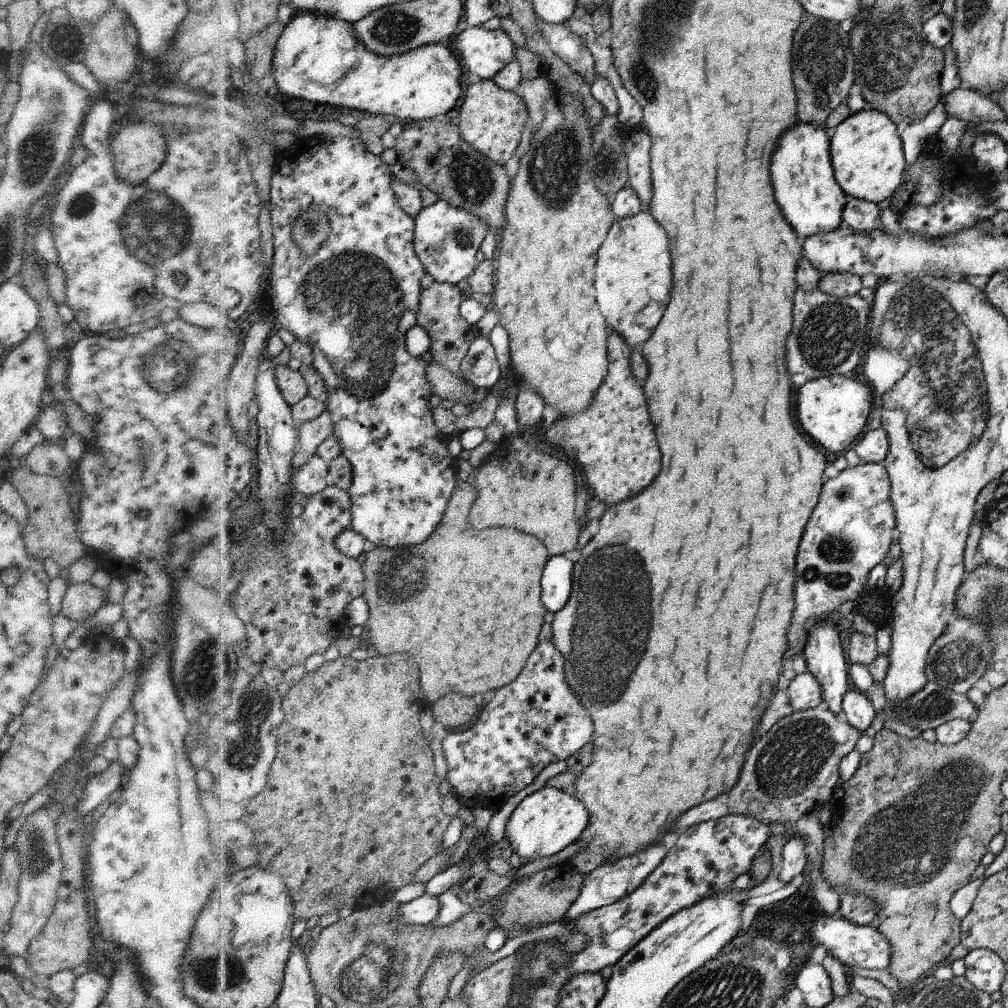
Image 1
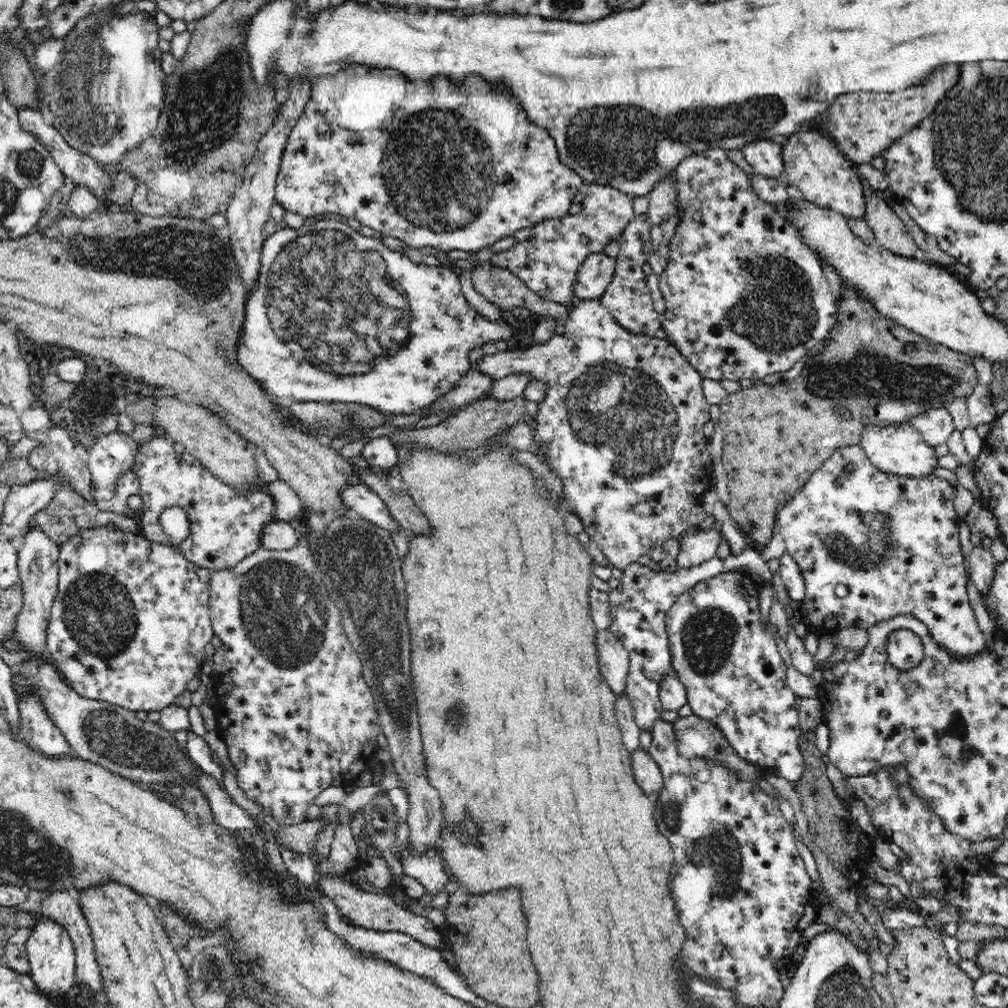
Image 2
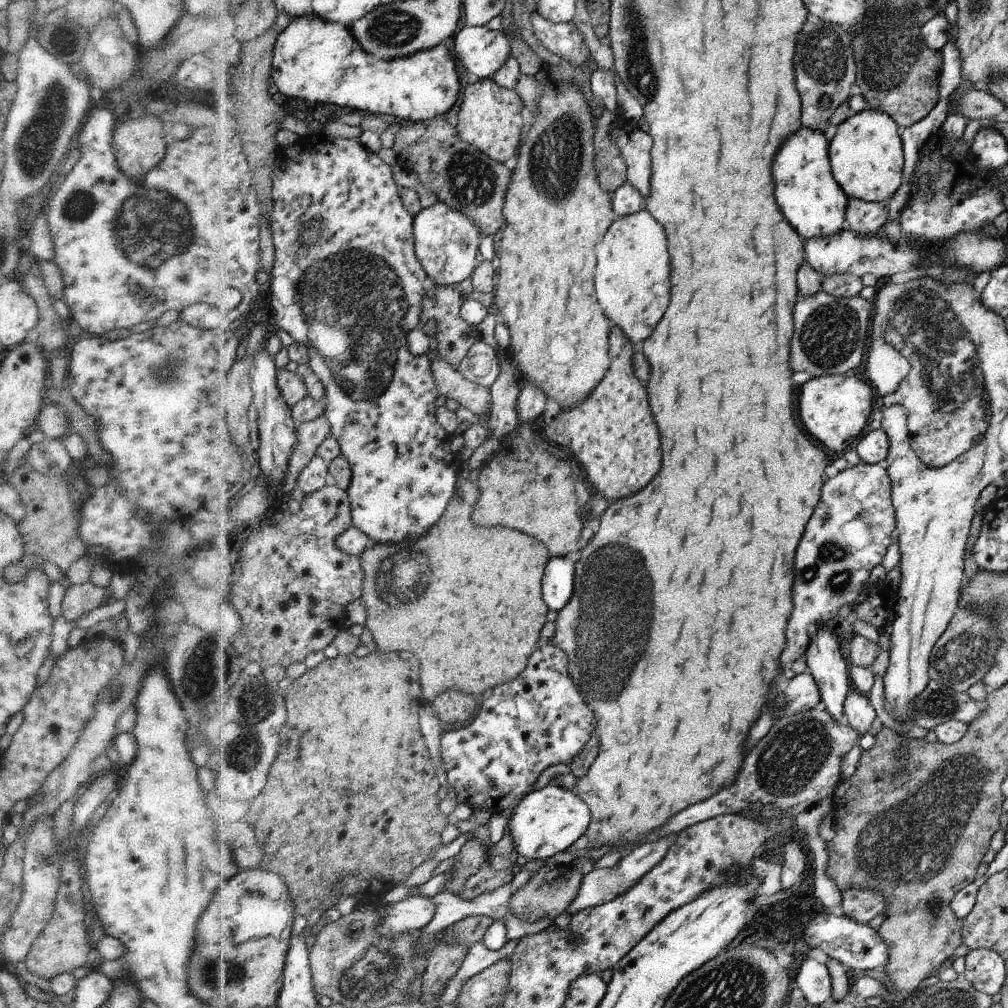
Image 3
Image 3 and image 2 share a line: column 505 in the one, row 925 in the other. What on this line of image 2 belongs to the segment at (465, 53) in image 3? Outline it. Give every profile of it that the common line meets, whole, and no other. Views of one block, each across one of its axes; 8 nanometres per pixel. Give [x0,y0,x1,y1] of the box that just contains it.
[26,916,77,994]

